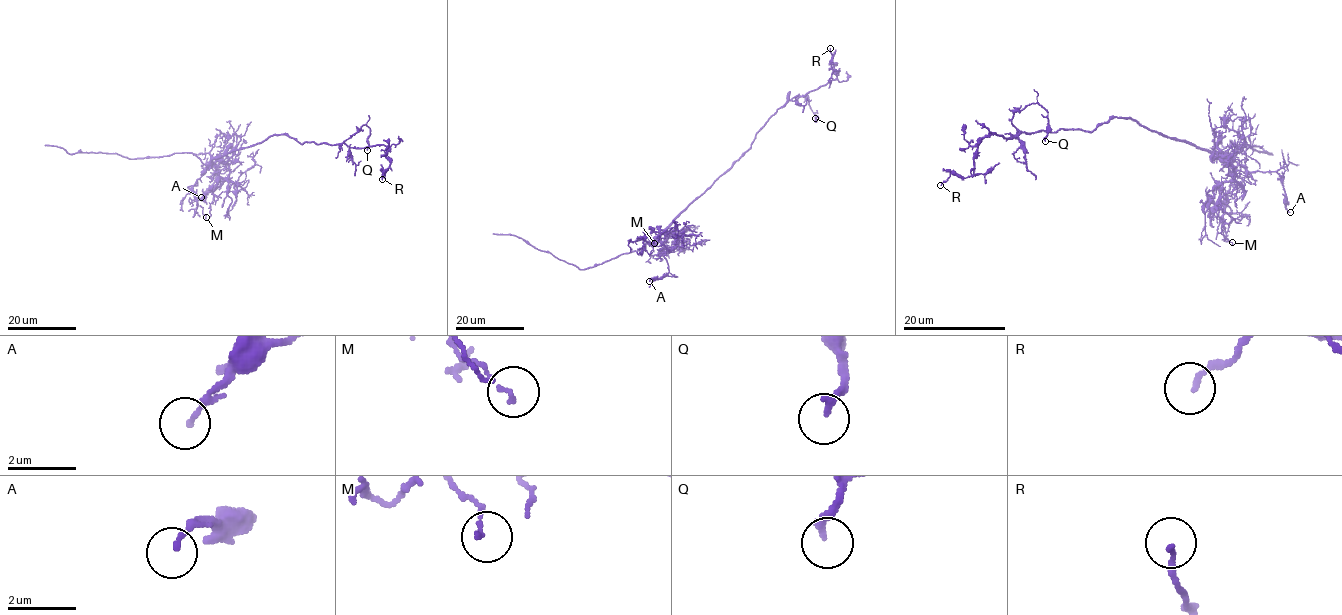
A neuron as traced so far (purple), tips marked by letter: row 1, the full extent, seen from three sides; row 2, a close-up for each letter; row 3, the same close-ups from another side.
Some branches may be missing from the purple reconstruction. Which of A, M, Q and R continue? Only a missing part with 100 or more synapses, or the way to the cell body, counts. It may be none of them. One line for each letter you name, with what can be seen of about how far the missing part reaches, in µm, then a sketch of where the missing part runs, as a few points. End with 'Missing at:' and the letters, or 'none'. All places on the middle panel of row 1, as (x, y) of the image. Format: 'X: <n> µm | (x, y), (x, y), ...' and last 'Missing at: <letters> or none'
Missing at: none

